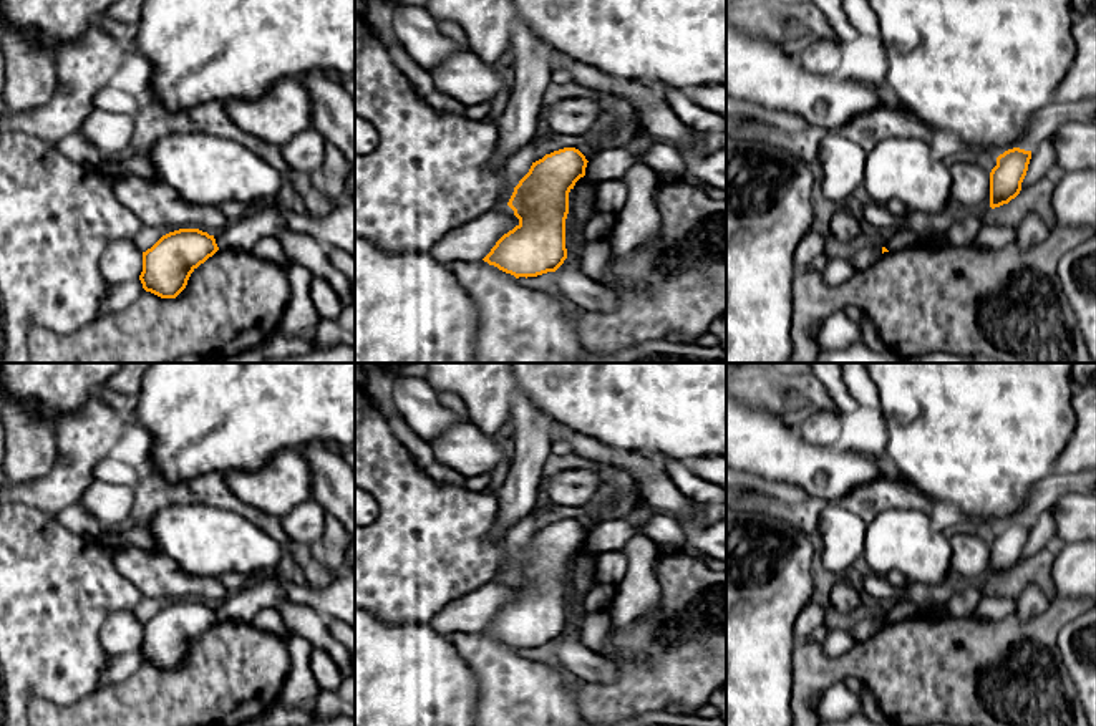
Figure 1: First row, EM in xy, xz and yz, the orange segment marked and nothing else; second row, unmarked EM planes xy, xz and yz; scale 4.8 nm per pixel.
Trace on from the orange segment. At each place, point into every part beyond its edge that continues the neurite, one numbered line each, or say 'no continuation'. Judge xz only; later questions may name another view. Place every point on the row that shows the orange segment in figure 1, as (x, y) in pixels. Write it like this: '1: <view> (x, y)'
no continuation

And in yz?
no continuation

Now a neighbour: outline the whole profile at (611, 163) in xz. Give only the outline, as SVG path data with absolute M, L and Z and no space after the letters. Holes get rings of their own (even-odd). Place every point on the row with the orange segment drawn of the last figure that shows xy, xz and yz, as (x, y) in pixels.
M658 141L643 154L632 154L627 148L600 148L589 159L585 179L599 184L602 181L618 181L635 164L647 164L657 174L668 172L672 176L685 172L688 161L670 143Z

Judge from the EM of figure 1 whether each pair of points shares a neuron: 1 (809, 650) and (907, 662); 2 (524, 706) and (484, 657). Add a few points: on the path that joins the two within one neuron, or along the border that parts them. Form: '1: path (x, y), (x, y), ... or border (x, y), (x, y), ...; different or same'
1: path (834, 665), (882, 665); same
2: path (516, 695), (496, 668); same

